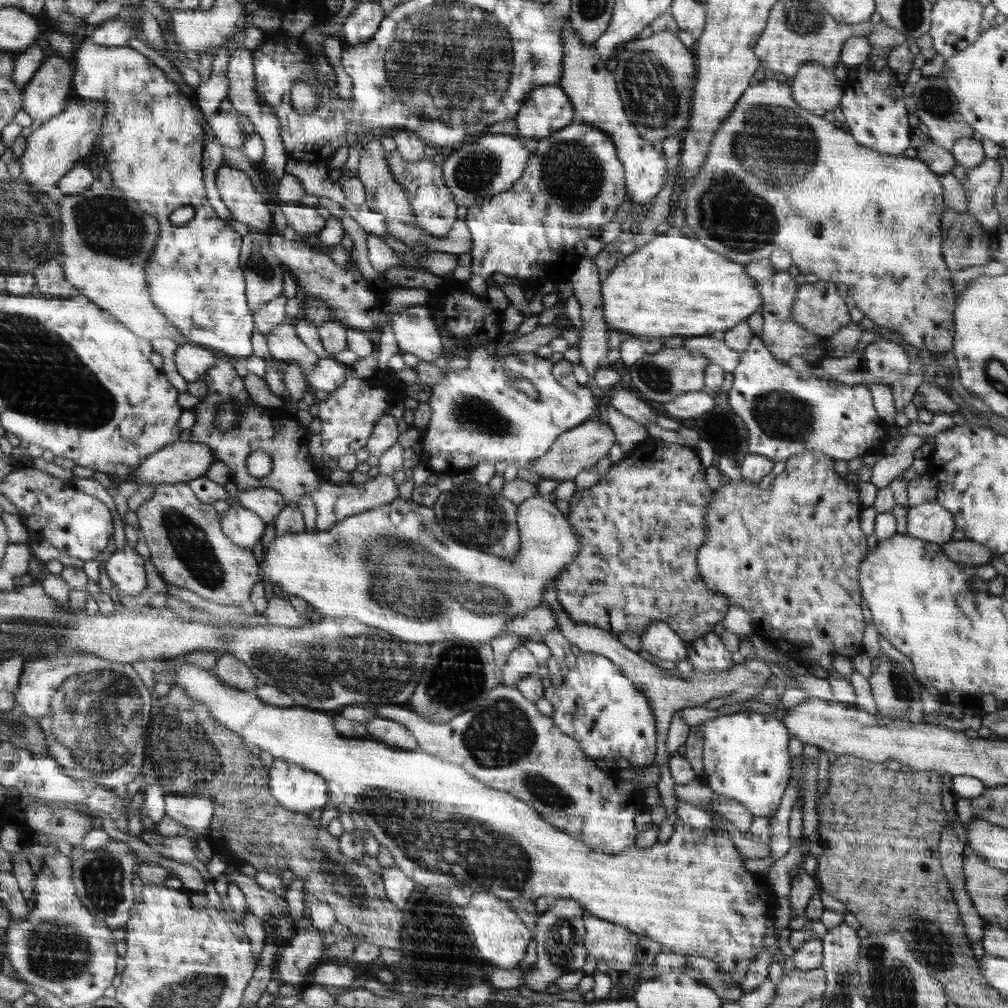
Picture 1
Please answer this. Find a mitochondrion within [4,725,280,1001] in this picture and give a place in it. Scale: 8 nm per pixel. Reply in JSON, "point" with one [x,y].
{"point":[55,951]}

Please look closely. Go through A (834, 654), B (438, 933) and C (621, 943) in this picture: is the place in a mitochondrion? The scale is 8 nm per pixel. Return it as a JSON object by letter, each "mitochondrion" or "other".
{"A":"other","B":"mitochondrion","C":"other"}

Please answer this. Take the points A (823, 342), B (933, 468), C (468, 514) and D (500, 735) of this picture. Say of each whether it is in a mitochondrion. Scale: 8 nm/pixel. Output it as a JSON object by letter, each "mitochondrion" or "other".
{"A":"other","B":"other","C":"mitochondrion","D":"mitochondrion"}

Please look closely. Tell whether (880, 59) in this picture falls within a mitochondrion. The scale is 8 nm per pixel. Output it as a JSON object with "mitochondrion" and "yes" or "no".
{"mitochondrion":"no"}

